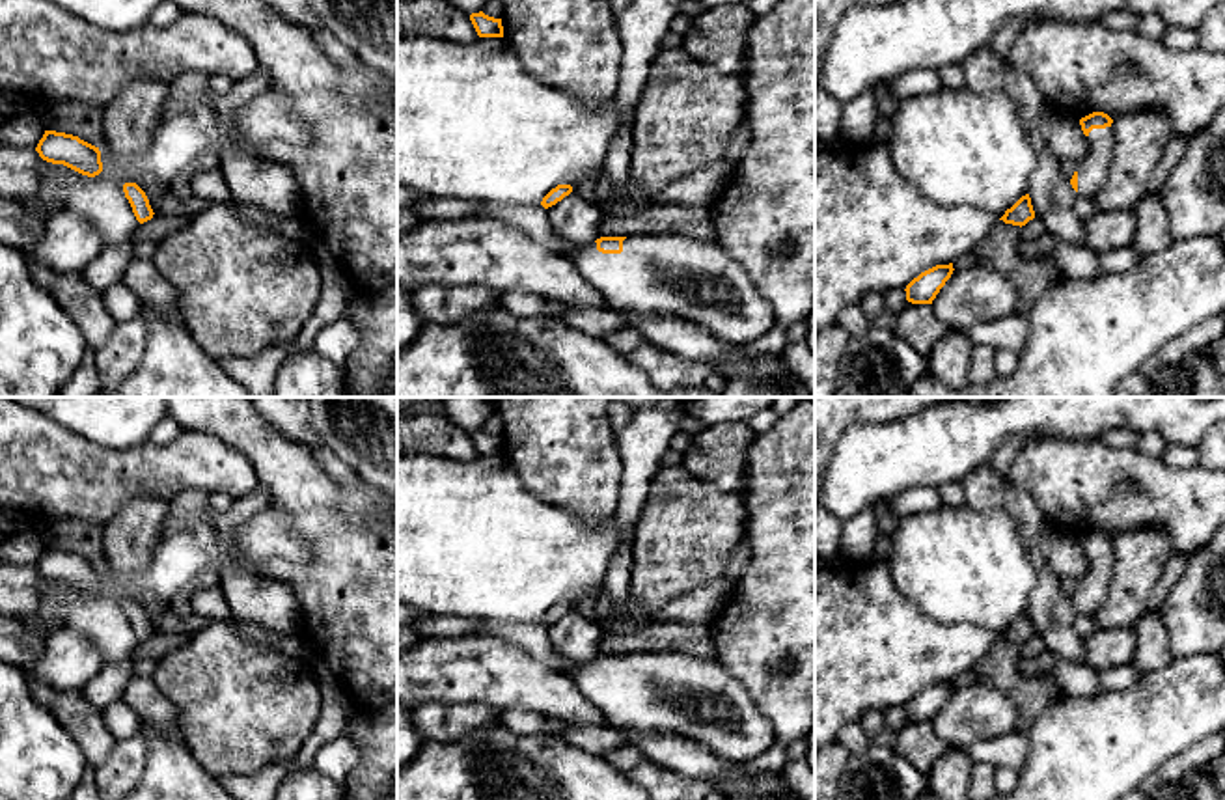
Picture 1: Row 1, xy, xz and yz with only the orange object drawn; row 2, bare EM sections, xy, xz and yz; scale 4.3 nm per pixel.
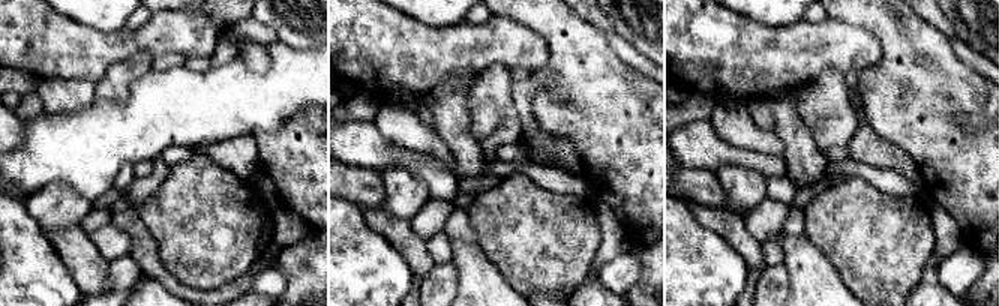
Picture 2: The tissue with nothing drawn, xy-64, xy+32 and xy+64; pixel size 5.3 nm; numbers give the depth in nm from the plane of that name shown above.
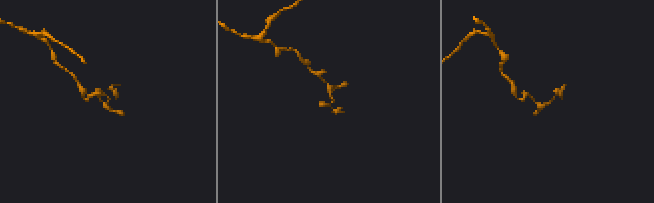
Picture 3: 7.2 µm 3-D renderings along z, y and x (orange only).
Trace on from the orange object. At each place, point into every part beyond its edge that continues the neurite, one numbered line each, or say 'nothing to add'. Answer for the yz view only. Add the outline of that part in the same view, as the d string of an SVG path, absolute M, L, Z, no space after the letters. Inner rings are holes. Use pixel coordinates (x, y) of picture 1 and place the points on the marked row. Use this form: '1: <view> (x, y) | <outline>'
1: yz (1093, 170) | M1115 121L1106 129L1093 129L1087 136L1089 153L1078 162L1078 196L1094 200L1108 179L1115 151Z

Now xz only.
1: xz (696, 280) | M630 235L621 254L602 254L591 242L572 244L565 257L615 311L679 317L736 345L776 324L770 304L716 241Z

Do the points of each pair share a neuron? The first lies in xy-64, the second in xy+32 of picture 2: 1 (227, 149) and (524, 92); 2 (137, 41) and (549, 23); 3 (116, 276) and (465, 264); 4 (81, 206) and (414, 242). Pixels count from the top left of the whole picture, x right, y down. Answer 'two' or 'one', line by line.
1: one
2: two
3: two
4: two

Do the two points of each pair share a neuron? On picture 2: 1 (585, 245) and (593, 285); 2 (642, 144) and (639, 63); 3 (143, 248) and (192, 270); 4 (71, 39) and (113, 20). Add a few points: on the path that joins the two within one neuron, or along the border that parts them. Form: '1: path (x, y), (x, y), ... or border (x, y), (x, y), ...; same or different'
1: border (590, 275), (573, 290); different
2: border (612, 50), (648, 78); different
3: border (143, 224), (155, 242), (161, 264), (180, 284); different
4: border (62, 15), (104, 32), (119, 32), (123, 29); different

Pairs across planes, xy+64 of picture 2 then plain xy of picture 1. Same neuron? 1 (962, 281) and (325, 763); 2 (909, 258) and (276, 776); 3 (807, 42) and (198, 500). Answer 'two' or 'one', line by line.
1: one
2: two
3: two

